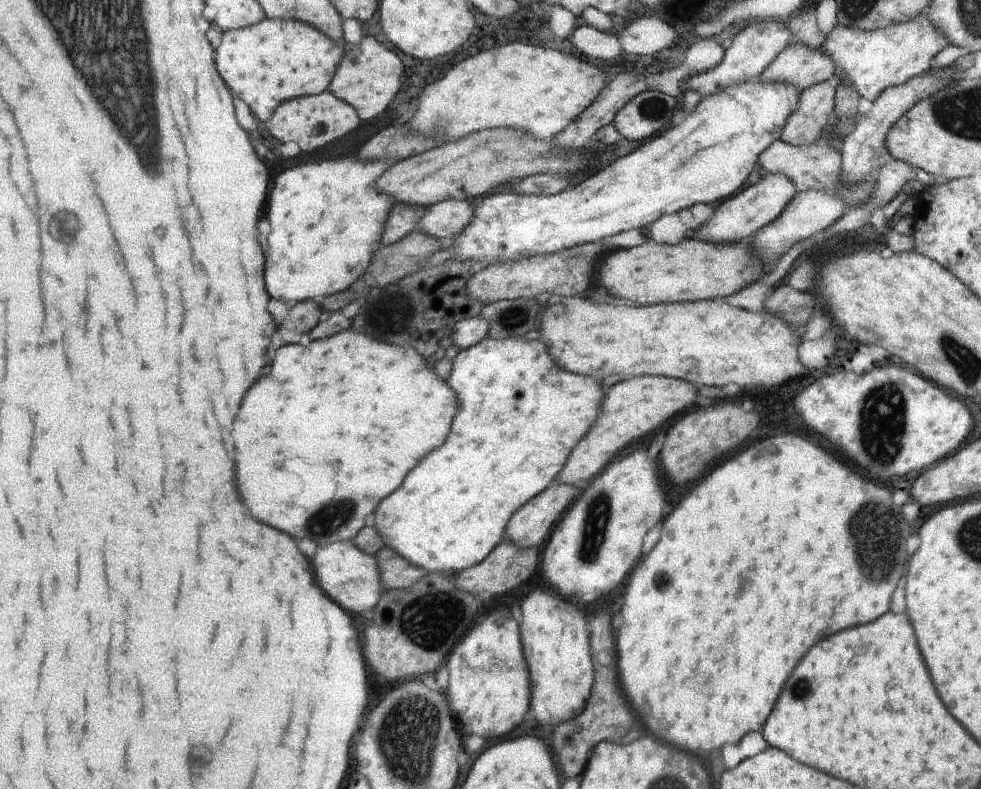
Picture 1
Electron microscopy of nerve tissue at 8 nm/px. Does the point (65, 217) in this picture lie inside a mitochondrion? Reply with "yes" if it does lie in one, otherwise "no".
yes

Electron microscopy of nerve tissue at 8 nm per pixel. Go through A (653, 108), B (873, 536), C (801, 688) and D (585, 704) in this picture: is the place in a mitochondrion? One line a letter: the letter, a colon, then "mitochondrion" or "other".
A: mitochondrion
B: mitochondrion
C: mitochondrion
D: other

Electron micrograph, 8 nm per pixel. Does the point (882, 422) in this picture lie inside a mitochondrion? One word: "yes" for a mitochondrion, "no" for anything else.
yes

